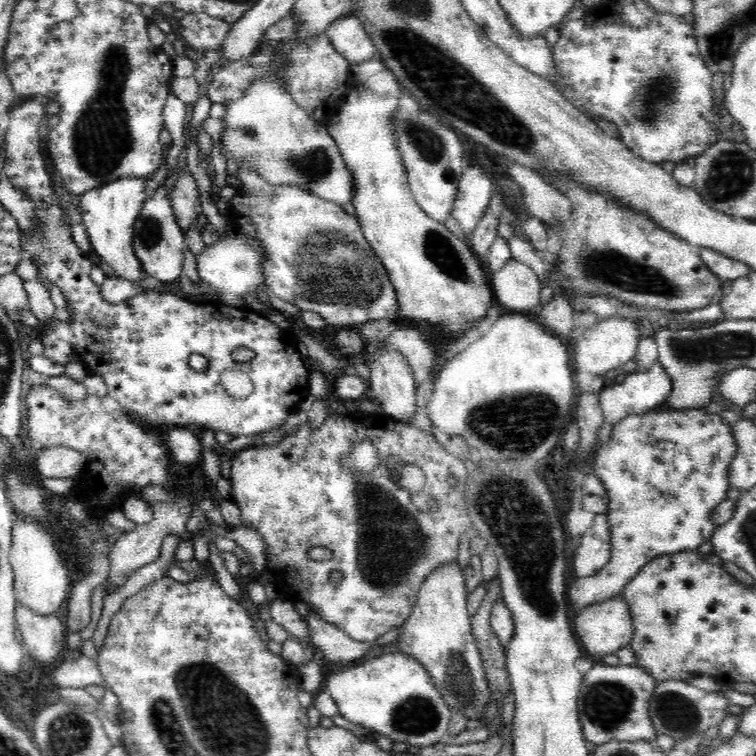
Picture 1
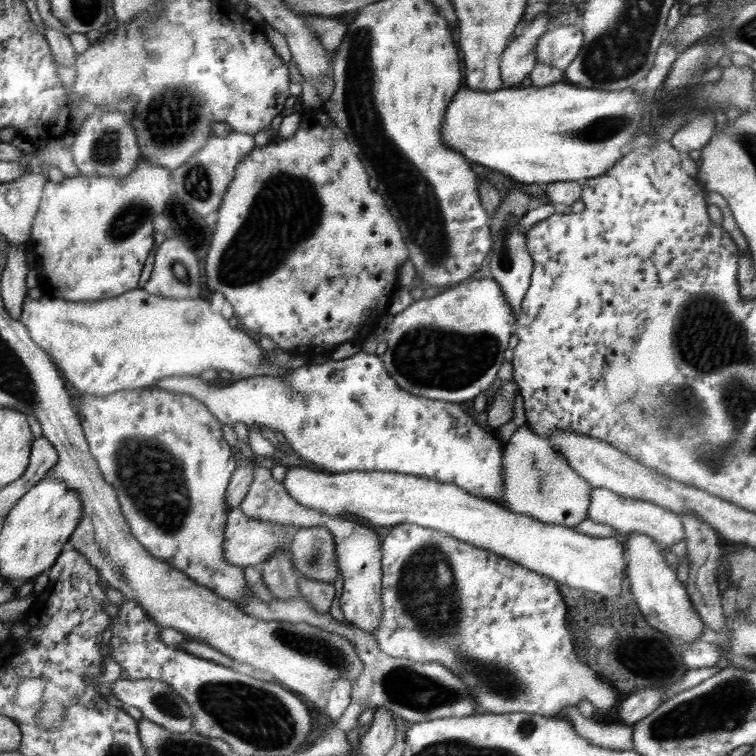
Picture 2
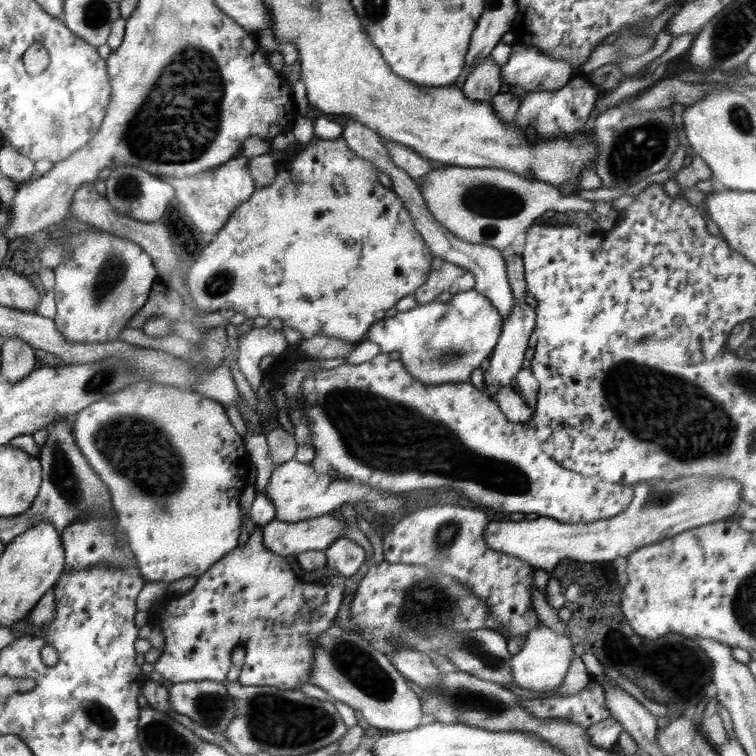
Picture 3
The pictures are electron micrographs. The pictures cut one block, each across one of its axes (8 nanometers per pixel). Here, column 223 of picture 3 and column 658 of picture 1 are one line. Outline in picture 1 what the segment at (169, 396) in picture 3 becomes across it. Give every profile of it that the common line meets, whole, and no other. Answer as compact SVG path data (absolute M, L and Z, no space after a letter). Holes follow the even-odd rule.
M656 407L655 409L645 412L646 414L634 414L628 418L620 419L613 424L612 432L609 441L601 441L597 444L593 455L591 456L593 473L600 478L604 488L608 493L608 510L607 521L611 536L611 555L609 561L591 577L576 578L574 582L567 586L567 600L572 603L572 606L579 610L579 612L591 604L602 602L622 594L624 587L640 572L644 564L648 564L652 558L662 556L662 554L678 554L684 550L698 550L704 542L710 540L716 524L712 521L710 514L712 508L716 508L723 500L726 500L728 489L730 488L730 481L728 481L728 466L732 462L732 458L736 456L736 437L732 433L732 427L723 422L719 414L709 414L704 407L701 409L668 409L668 407Z

